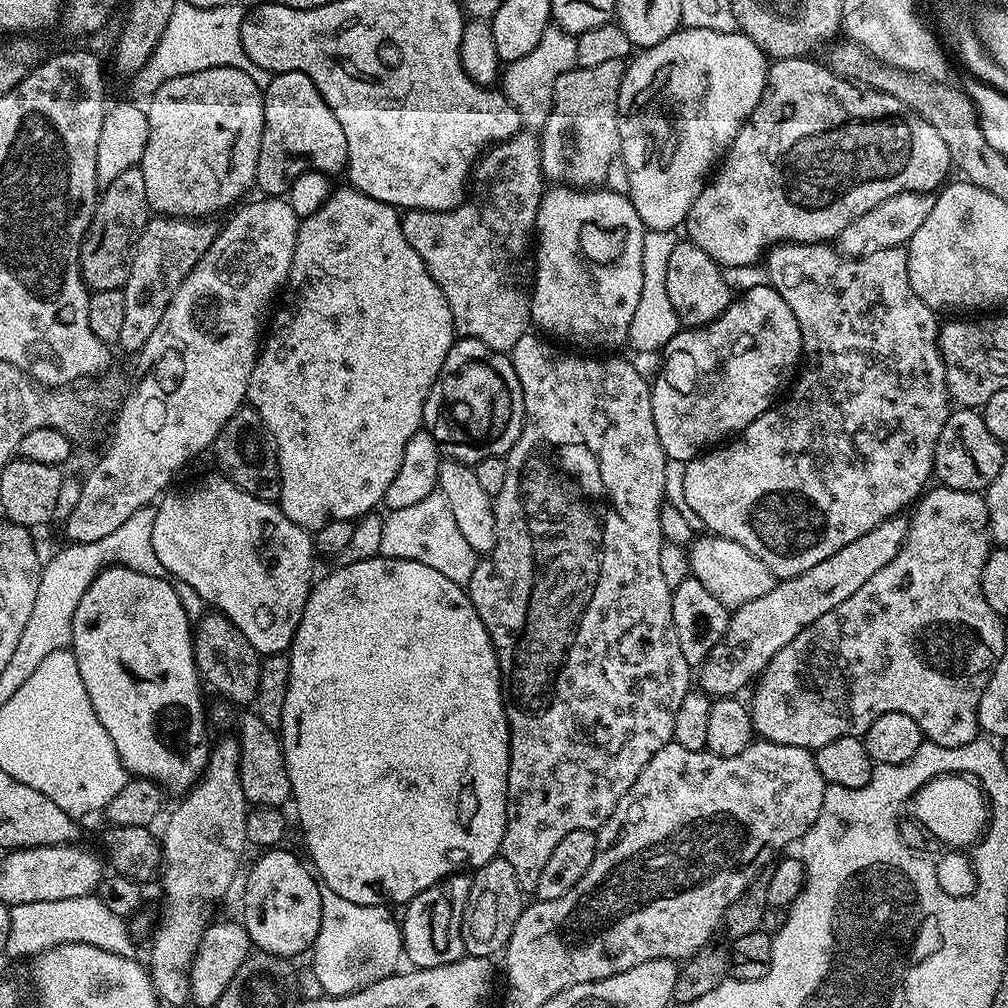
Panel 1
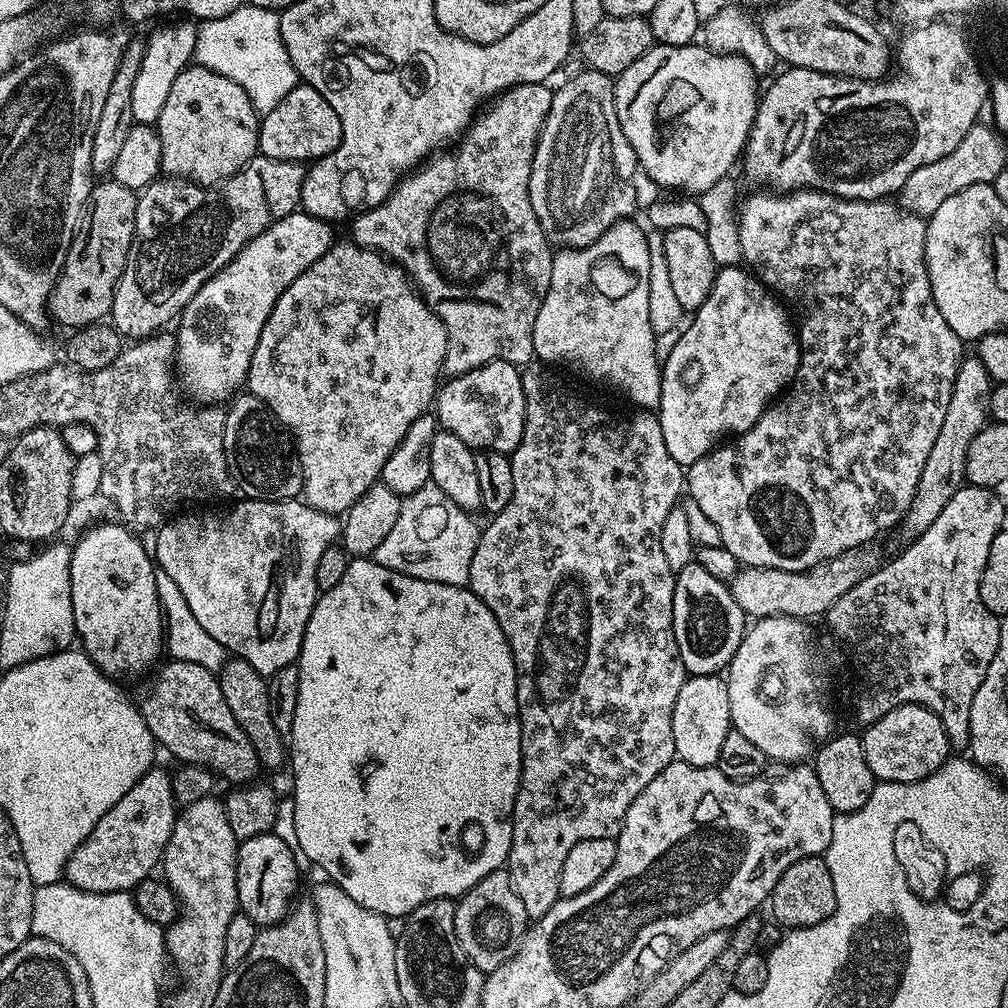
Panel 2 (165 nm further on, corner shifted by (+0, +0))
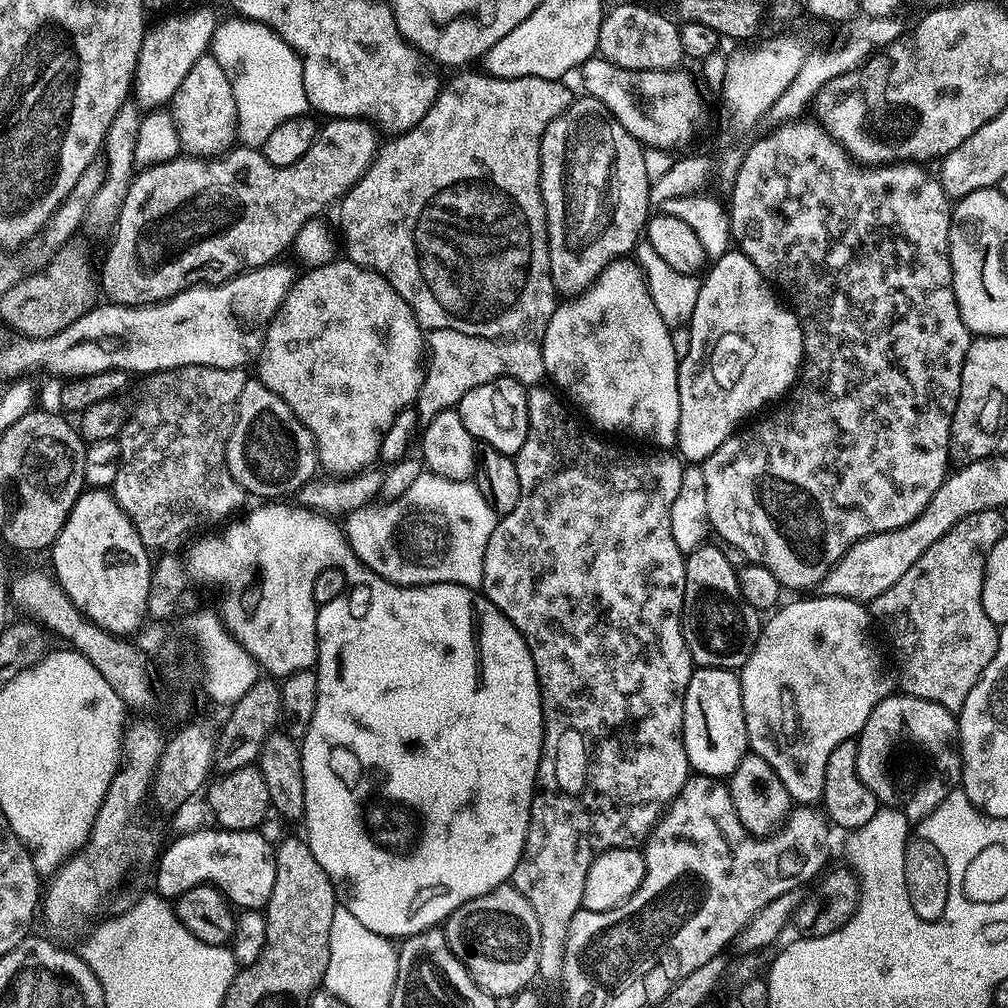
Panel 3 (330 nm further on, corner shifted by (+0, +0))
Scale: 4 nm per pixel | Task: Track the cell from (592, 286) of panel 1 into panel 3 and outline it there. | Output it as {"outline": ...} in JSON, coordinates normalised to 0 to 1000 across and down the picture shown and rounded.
{"outline":[[[627,256],[611,258],[576,294],[553,305],[540,332],[540,368],[543,376],[548,376],[547,380],[583,412],[582,420],[588,426],[596,425],[591,426],[596,430],[620,429],[648,440],[648,445],[667,446],[671,444],[675,410],[673,348],[667,333],[668,326],[657,319],[657,312],[649,305],[635,263]]]}

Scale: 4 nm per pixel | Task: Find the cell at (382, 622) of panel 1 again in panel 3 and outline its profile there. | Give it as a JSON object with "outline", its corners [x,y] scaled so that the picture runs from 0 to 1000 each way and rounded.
{"outline":[[[361,569],[361,572],[359,572],[359,573],[358,573],[358,575],[357,575],[357,579],[353,579],[353,580],[352,580],[352,579],[353,579],[353,578],[350,578],[350,579],[349,579],[349,580],[348,580],[348,583],[347,583],[347,585],[345,585],[345,586],[342,586],[342,588],[341,588],[341,590],[340,590],[340,591],[336,591],[336,592],[335,592],[335,593],[331,593],[331,597],[323,597],[323,598],[322,598],[322,599],[318,599],[318,600],[316,600],[316,603],[315,603],[315,606],[314,606],[314,609],[313,609],[313,631],[314,631],[314,638],[315,638],[315,644],[314,644],[314,650],[313,650],[313,658],[313,658],[313,660],[312,660],[312,666],[313,666],[313,668],[313,668],[313,672],[314,672],[314,673],[315,673],[315,679],[316,679],[316,696],[315,696],[315,697],[314,697],[314,698],[313,698],[313,704],[313,704],[313,708],[312,708],[312,712],[311,712],[311,713],[310,713],[310,716],[309,716],[309,718],[308,718],[308,720],[307,720],[307,721],[306,721],[306,725],[305,725],[305,726],[303,726],[303,727],[302,727],[302,729],[301,729],[301,731],[300,731],[300,737],[299,737],[299,738],[298,738],[298,751],[299,751],[299,752],[300,752],[300,766],[301,766],[301,768],[302,768],[302,787],[303,787],[303,788],[304,788],[304,800],[303,800],[303,801],[302,801],[302,812],[301,812],[301,814],[300,814],[300,817],[301,817],[301,820],[302,820],[302,819],[304,819],[304,820],[306,820],[306,829],[305,829],[305,828],[304,828],[304,836],[305,836],[305,839],[306,839],[306,842],[308,842],[308,844],[309,844],[309,845],[310,845],[310,846],[311,846],[311,847],[312,847],[312,851],[315,851],[315,859],[319,859],[319,863],[323,863],[323,867],[324,867],[324,868],[325,868],[325,870],[326,870],[326,871],[327,871],[327,875],[328,875],[328,876],[329,876],[329,878],[330,878],[330,879],[331,879],[331,883],[332,883],[332,884],[333,884],[333,891],[334,891],[334,894],[336,894],[336,896],[337,896],[337,897],[338,897],[338,898],[340,898],[340,900],[342,900],[342,901],[345,901],[345,902],[346,902],[346,903],[347,903],[347,907],[351,907],[351,911],[355,911],[355,915],[359,915],[359,919],[363,919],[363,923],[371,923],[371,927],[375,927],[375,928],[376,928],[376,929],[384,929],[384,930],[386,930],[386,931],[394,931],[394,930],[393,930],[393,929],[397,929],[397,930],[396,930],[396,931],[404,931],[404,930],[406,930],[406,929],[410,929],[410,928],[411,928],[411,927],[415,927],[415,926],[416,926],[416,925],[422,925],[422,923],[423,923],[423,922],[425,922],[425,921],[431,921],[431,920],[434,920],[434,919],[437,919],[437,918],[439,918],[439,916],[440,916],[440,914],[441,914],[441,913],[443,913],[443,912],[444,912],[444,909],[445,909],[445,907],[446,907],[446,906],[447,906],[447,905],[449,905],[449,904],[450,904],[450,903],[454,903],[454,899],[458,899],[458,898],[459,898],[459,897],[460,897],[460,896],[461,896],[461,895],[462,895],[462,894],[463,894],[463,893],[469,893],[469,892],[470,892],[470,891],[474,891],[474,890],[475,890],[475,889],[477,889],[477,888],[478,888],[478,887],[482,887],[482,886],[483,886],[483,885],[485,885],[485,884],[486,884],[486,883],[490,883],[490,882],[491,882],[491,881],[492,881],[492,880],[494,880],[494,879],[495,879],[495,878],[496,878],[496,877],[502,877],[502,876],[505,876],[505,874],[507,874],[507,872],[508,872],[508,868],[509,868],[509,867],[510,867],[510,863],[511,863],[511,862],[512,862],[512,860],[513,860],[513,859],[514,859],[514,855],[515,855],[515,854],[516,854],[516,852],[517,852],[517,851],[518,851],[518,843],[519,843],[519,842],[520,842],[520,836],[521,836],[521,835],[522,835],[522,827],[523,827],[523,826],[524,826],[524,820],[525,820],[525,819],[526,819],[526,808],[527,808],[527,807],[528,807],[528,794],[529,794],[529,792],[530,792],[530,791],[532,791],[532,769],[533,769],[533,768],[534,768],[534,764],[535,764],[535,763],[536,763],[536,753],[537,753],[537,752],[538,752],[538,740],[539,740],[539,739],[540,739],[540,705],[539,705],[539,704],[538,704],[538,692],[537,692],[537,691],[536,691],[536,678],[535,678],[535,677],[534,677],[534,669],[533,669],[533,668],[532,668],[532,666],[531,666],[531,665],[530,665],[530,653],[526,653],[526,641],[522,641],[522,637],[521,637],[521,636],[520,636],[520,634],[519,634],[519,633],[518,633],[518,629],[514,629],[514,625],[513,625],[513,624],[512,624],[512,622],[510,622],[510,620],[508,620],[508,618],[507,618],[507,617],[506,617],[506,613],[502,613],[502,609],[501,609],[501,608],[500,608],[500,607],[499,607],[499,606],[498,606],[498,605],[494,605],[494,601],[490,601],[490,600],[489,600],[489,599],[487,599],[487,598],[486,598],[486,597],[485,597],[485,595],[484,595],[484,592],[483,592],[483,591],[481,591],[481,590],[479,590],[479,589],[477,589],[477,588],[476,588],[476,587],[475,587],[475,586],[473,586],[473,584],[470,584],[470,583],[463,583],[463,582],[462,582],[462,581],[458,581],[458,580],[457,580],[457,579],[410,579],[410,580],[408,580],[408,581],[406,581],[406,580],[404,580],[404,579],[386,579],[386,578],[384,578],[384,577],[382,577],[382,576],[381,576],[381,575],[380,575],[380,574],[378,574],[378,572],[377,572],[377,571],[371,571],[371,570],[368,570],[368,569]]]}

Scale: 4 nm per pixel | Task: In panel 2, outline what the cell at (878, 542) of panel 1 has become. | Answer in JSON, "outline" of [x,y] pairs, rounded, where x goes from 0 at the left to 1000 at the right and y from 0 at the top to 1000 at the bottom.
{"outline":[[[957,352],[952,359],[952,366],[946,375],[946,387],[942,391],[942,403],[938,403],[938,416],[931,426],[931,436],[919,454],[919,462],[915,462],[915,474],[911,476],[911,486],[907,490],[907,498],[901,504],[895,517],[895,524],[905,528],[906,533],[914,532],[935,510],[935,502],[946,494],[950,485],[957,483],[956,467],[958,466],[958,446],[962,446],[962,438],[970,435],[970,431],[981,420],[982,395],[986,378],[972,357],[971,352]]]}

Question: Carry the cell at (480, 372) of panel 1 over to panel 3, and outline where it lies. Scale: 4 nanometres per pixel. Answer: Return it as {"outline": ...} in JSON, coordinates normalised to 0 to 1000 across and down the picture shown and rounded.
{"outline":[[[499,373],[493,377],[482,379],[478,383],[470,383],[466,391],[462,391],[454,402],[456,414],[462,419],[462,425],[477,441],[494,446],[498,450],[511,453],[514,446],[518,446],[518,438],[522,438],[524,430],[524,385],[510,375]]]}

